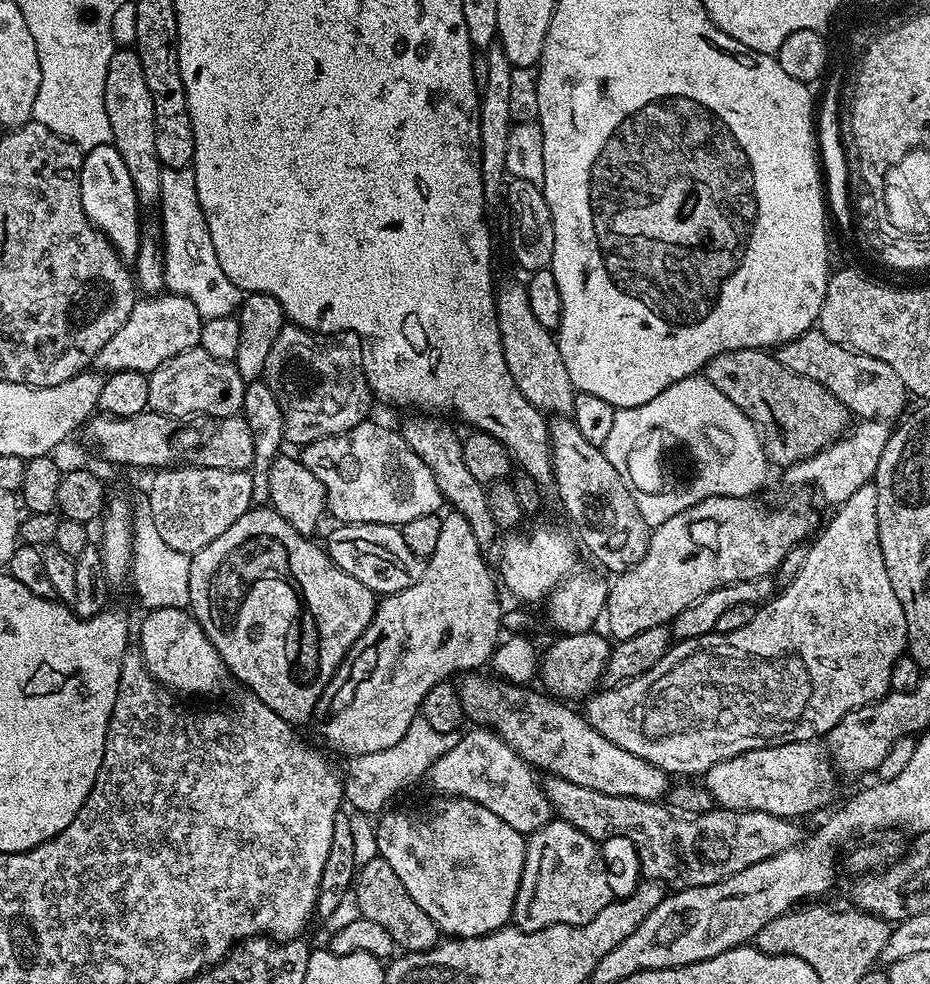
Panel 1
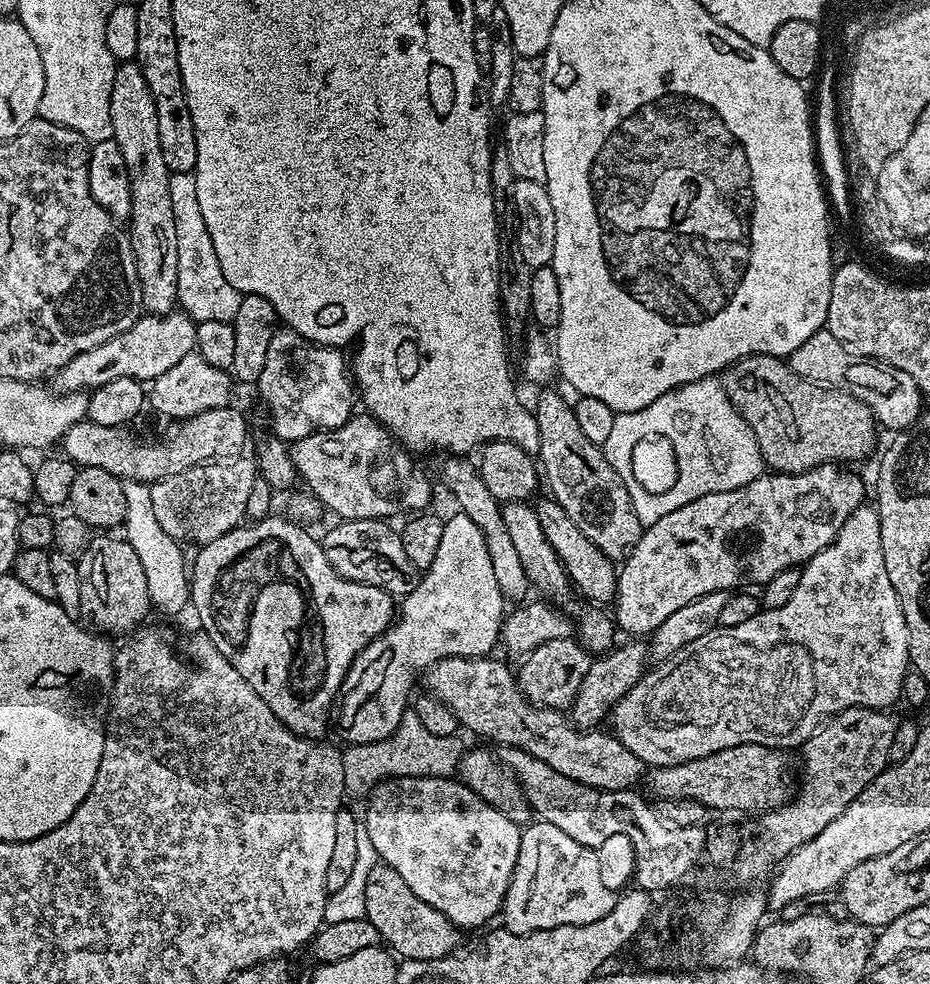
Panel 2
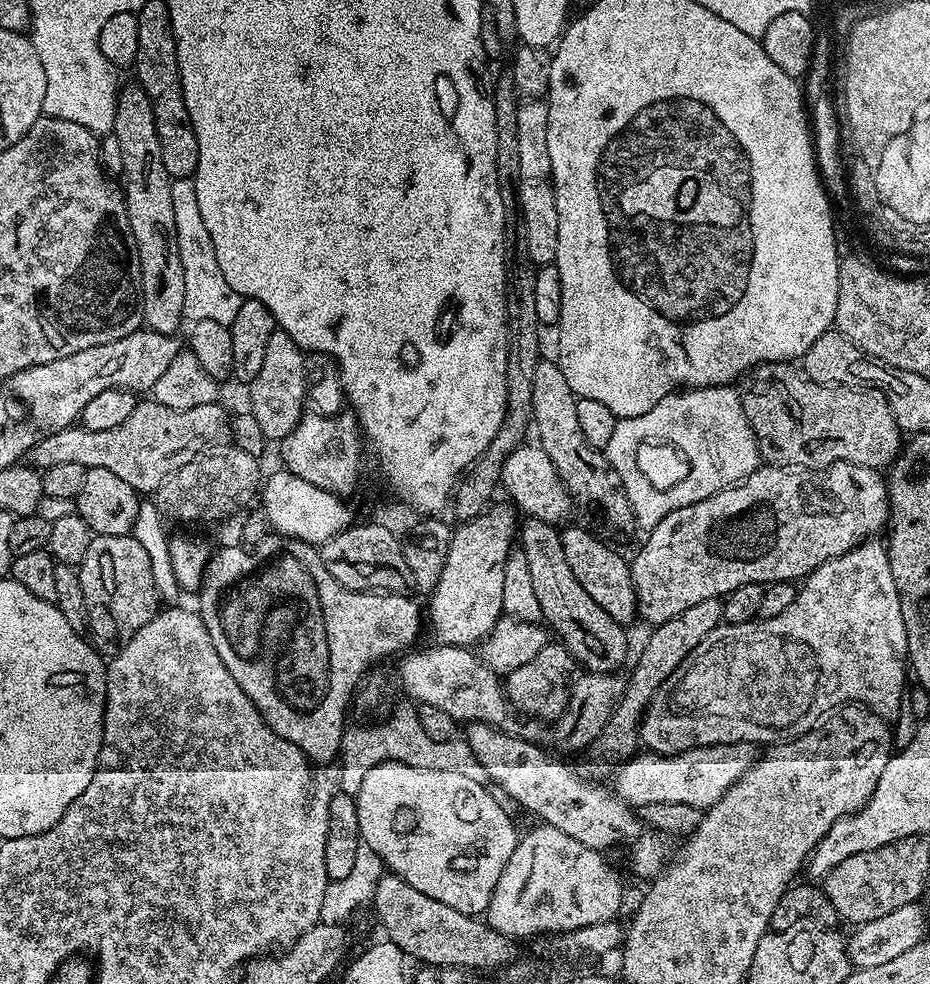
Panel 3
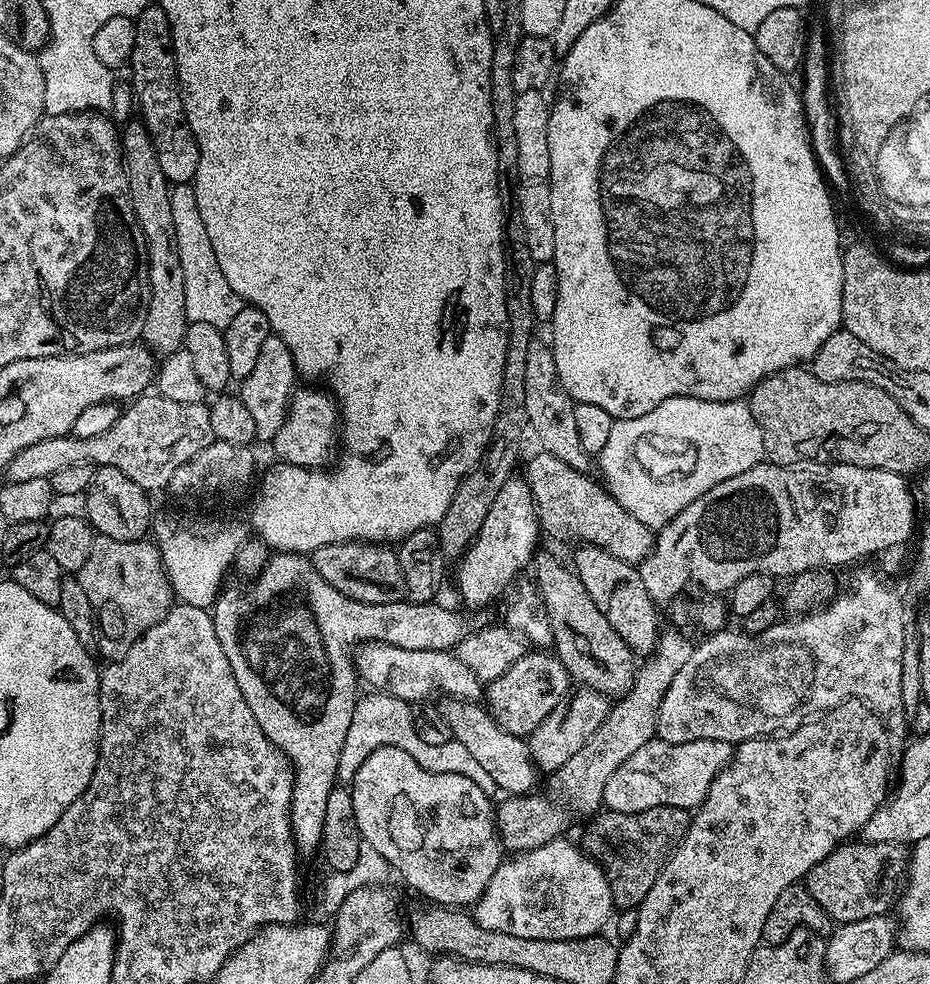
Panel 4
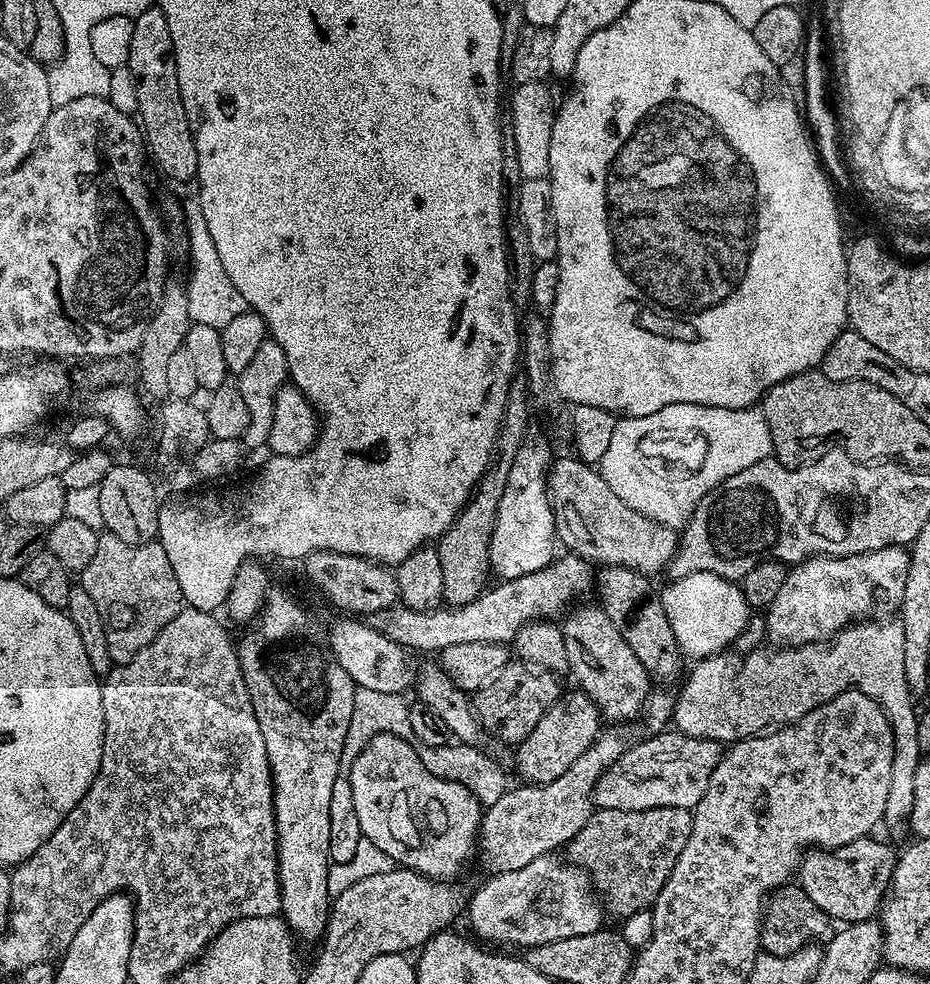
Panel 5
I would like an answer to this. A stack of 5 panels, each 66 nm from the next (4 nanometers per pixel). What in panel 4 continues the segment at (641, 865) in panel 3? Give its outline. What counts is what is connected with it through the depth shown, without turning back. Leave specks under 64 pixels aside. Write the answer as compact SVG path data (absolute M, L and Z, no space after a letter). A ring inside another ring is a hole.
M444 698L438 704L446 726L450 726L453 740L462 742L466 750L494 778L496 788L504 794L522 796L533 791L538 777L538 769L528 749L528 741L523 736L510 734L493 718L483 703L471 700Z

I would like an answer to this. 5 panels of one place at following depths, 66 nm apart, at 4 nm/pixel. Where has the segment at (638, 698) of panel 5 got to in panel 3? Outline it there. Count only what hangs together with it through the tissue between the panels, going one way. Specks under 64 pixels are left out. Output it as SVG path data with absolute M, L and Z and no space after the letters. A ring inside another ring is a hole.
M525 517L518 528L518 546L526 555L543 621L555 635L557 632L561 643L581 667L589 672L615 673L628 654L627 631L578 583L566 561L560 535L555 525L532 517Z

